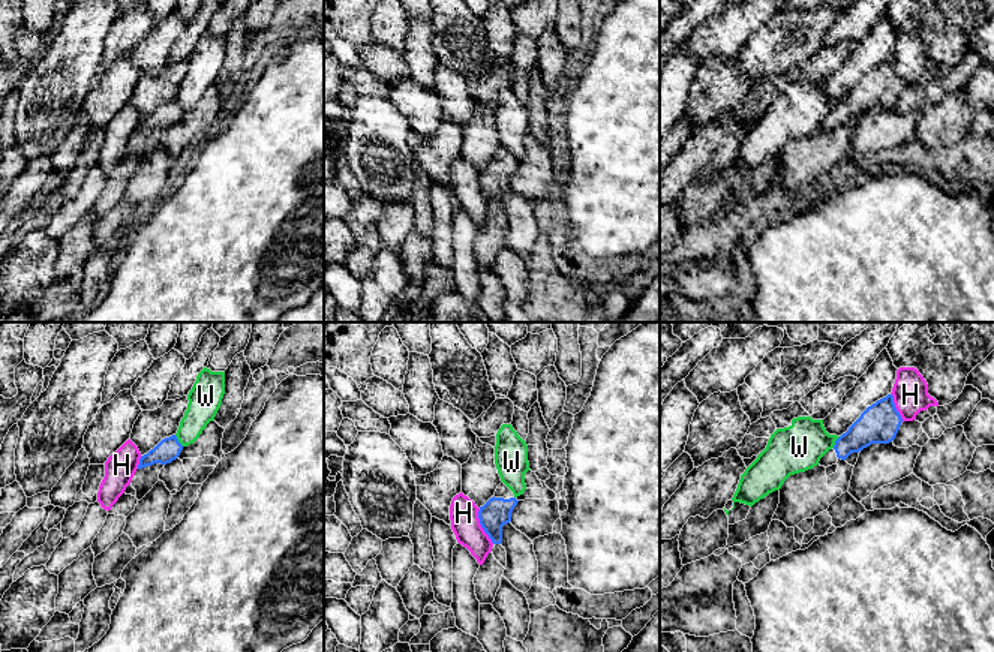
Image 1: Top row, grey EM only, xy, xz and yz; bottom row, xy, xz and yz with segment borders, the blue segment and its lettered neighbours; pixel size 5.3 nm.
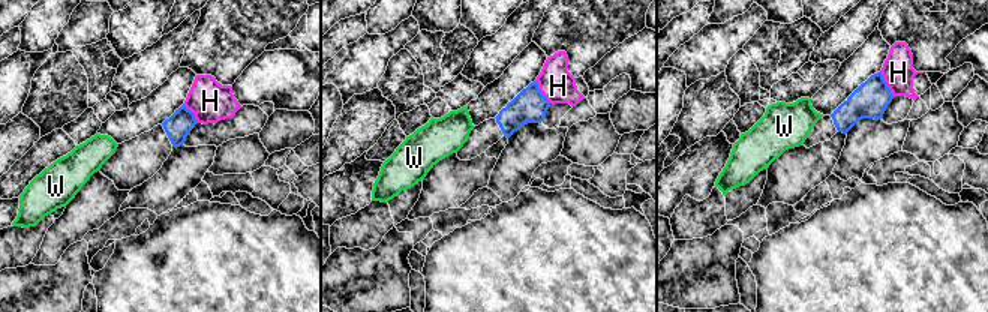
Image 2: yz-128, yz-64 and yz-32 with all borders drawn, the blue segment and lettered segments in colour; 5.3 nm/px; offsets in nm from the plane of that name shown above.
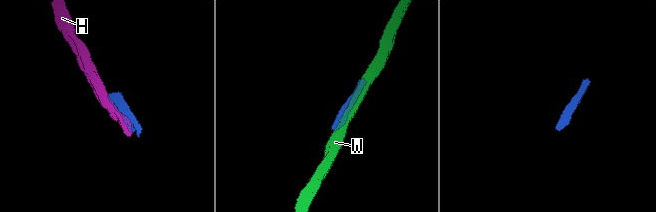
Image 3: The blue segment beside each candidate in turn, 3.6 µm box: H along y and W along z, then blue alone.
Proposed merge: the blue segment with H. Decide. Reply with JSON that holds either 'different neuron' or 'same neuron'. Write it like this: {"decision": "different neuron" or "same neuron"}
{"decision": "different neuron"}

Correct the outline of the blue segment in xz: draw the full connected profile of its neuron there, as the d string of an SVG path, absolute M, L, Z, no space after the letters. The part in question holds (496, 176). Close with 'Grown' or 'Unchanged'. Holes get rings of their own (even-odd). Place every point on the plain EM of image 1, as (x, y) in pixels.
M501 147L495 159L480 171L480 189L493 208L502 207L502 190L511 186L511 177L517 166L513 156Z. Grown

